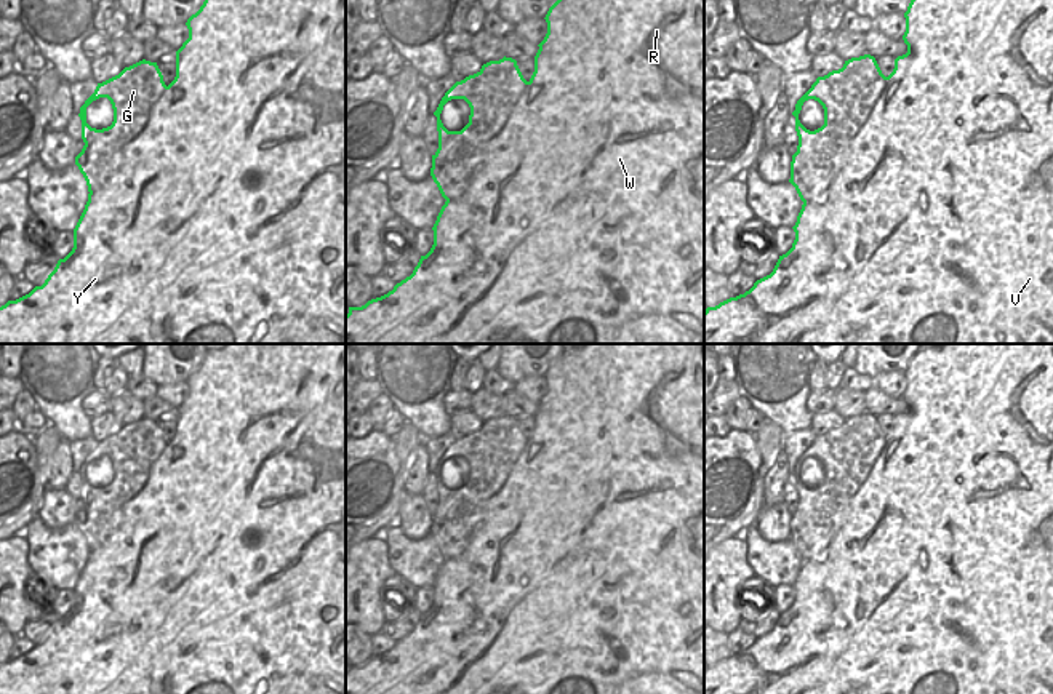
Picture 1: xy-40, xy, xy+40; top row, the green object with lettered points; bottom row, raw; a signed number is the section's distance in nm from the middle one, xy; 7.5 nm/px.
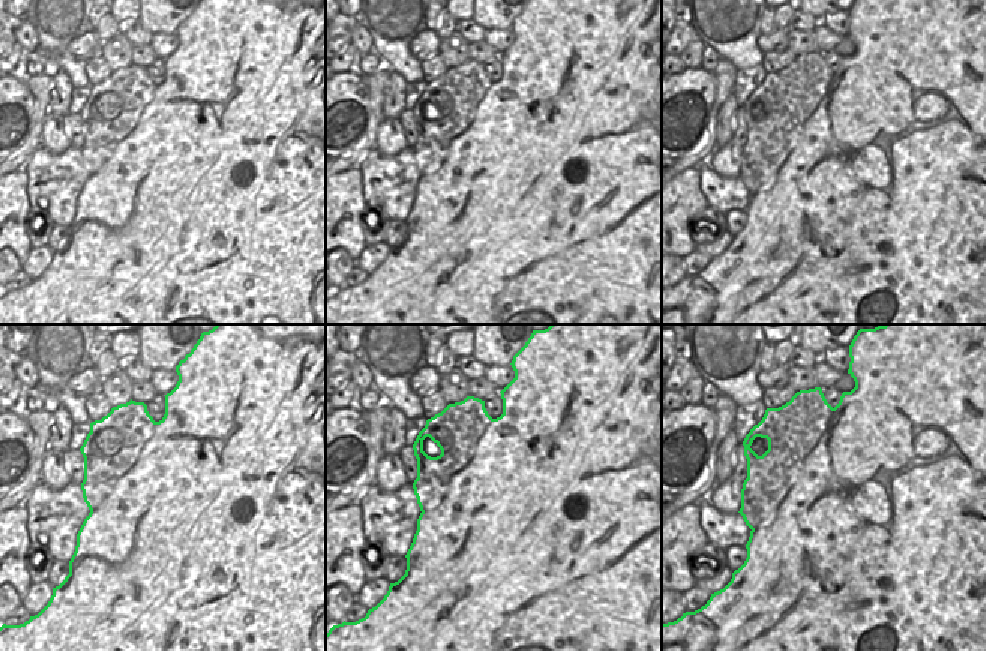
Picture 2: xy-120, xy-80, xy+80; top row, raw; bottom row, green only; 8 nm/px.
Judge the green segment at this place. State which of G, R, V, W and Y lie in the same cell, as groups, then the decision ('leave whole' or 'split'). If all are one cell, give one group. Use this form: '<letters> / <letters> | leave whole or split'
G / R V W Y | split

